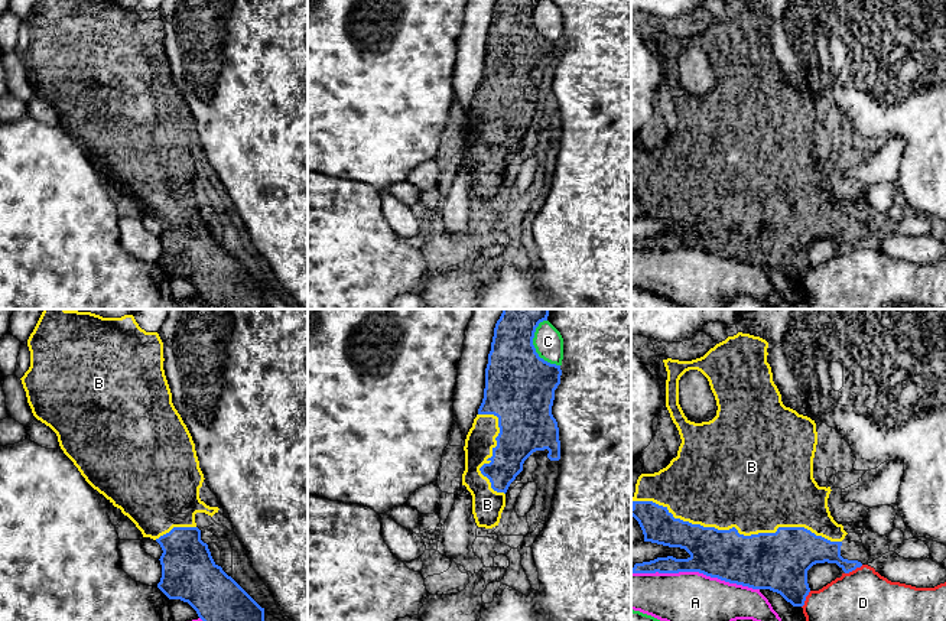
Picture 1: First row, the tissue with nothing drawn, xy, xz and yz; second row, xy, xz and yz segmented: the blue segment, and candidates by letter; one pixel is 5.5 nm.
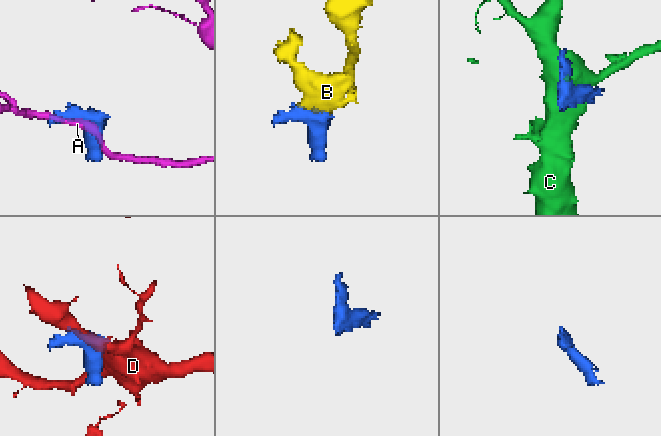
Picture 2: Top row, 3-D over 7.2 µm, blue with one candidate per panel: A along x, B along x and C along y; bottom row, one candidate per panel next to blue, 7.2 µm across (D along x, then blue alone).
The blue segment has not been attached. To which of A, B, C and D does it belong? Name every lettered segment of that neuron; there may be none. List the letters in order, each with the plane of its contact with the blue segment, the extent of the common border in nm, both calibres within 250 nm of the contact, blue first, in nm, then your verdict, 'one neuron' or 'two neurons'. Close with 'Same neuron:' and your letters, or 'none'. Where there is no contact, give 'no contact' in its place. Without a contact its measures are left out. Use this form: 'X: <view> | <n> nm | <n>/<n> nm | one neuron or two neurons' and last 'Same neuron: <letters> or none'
A: yz | 700 nm | 280/340 nm | two neurons
B: yz | 1200 nm | 320/480 nm | one neuron
C: xz | 260 nm | 380/160 nm | two neurons
D: yz | 120 nm | 160/460 nm | two neurons
Same neuron: B

